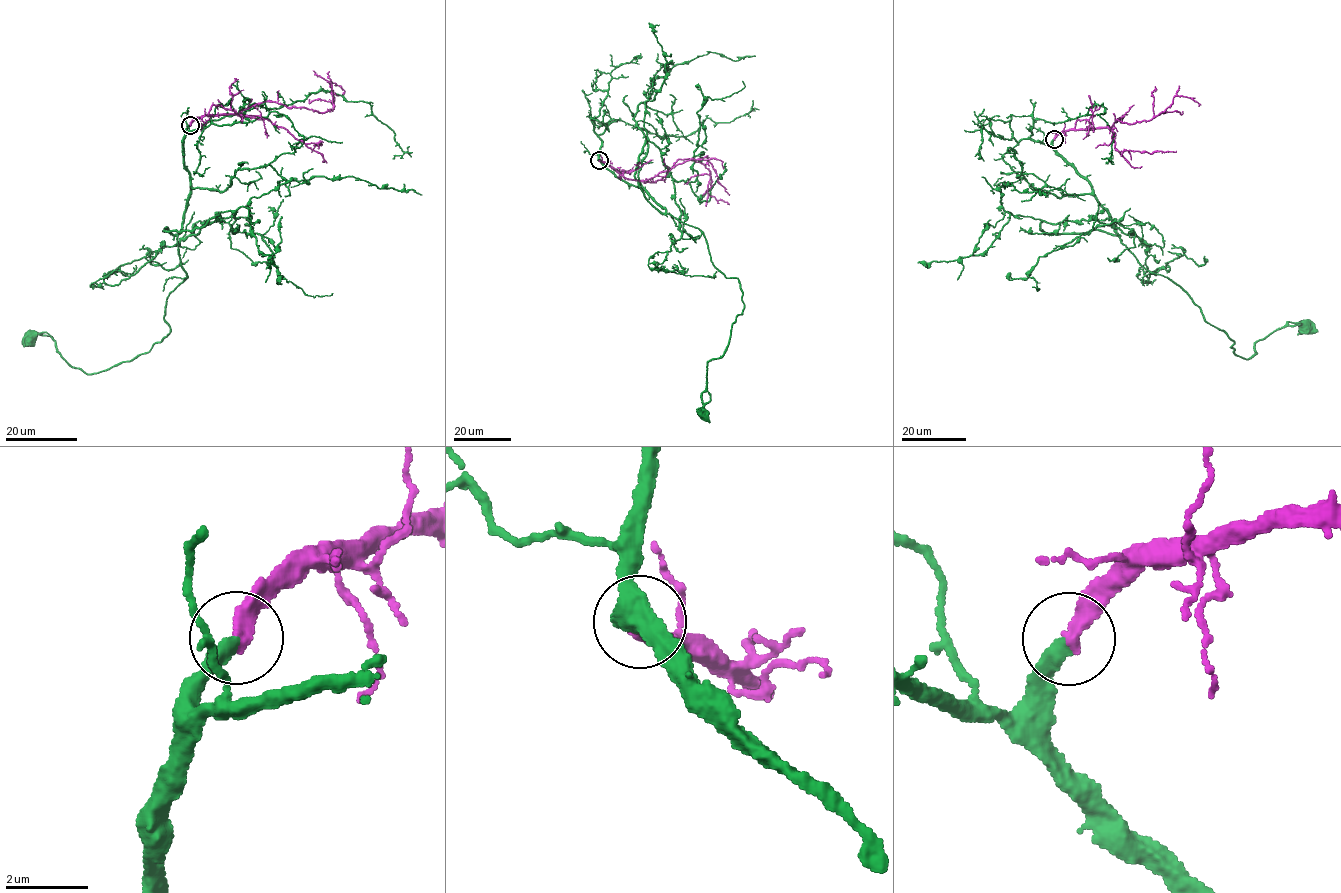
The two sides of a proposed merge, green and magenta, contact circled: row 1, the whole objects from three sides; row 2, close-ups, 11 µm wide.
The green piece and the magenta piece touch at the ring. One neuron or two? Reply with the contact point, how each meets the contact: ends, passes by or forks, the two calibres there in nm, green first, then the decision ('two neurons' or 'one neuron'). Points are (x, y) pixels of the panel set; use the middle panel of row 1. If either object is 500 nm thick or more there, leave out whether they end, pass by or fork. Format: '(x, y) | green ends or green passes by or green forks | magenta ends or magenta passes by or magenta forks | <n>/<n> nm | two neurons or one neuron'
(599, 160) | green ends | magenta ends | 340/400 nm | one neuron

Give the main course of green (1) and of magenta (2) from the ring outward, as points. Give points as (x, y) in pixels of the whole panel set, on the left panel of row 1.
1: (190, 125), (177, 242), (186, 278), (167, 299), (169, 333), (89, 374), (46, 332), (29, 338)
2: (190, 125), (202, 117), (239, 114), (264, 102), (325, 113), (334, 100), (330, 82), (340, 85), (342, 94)

